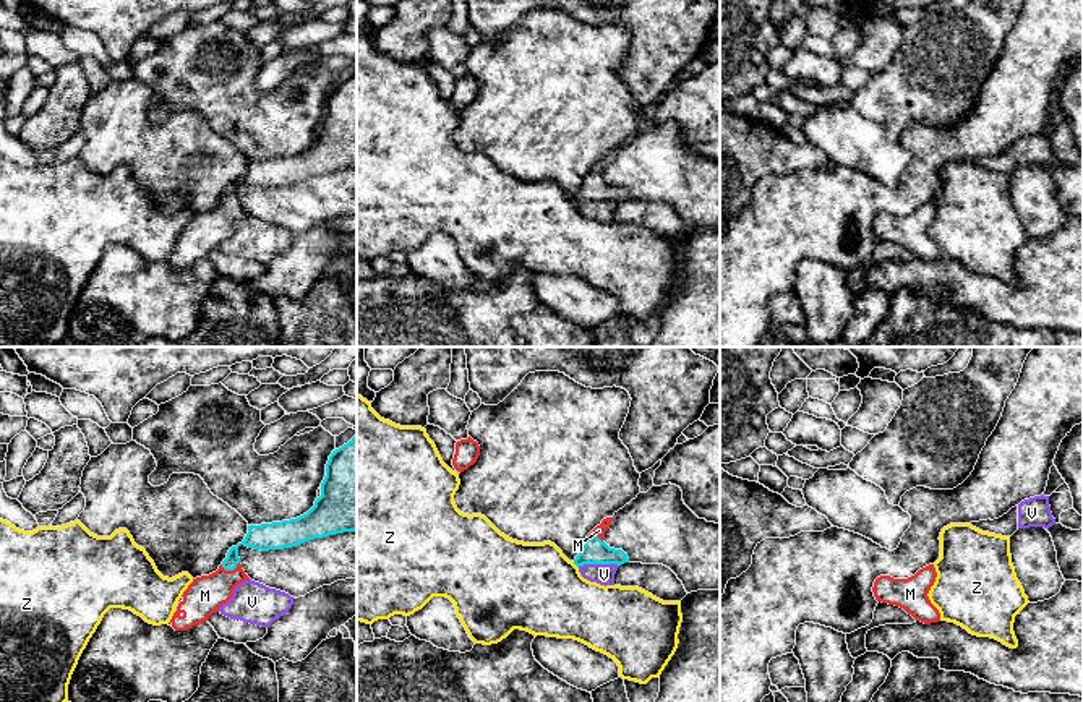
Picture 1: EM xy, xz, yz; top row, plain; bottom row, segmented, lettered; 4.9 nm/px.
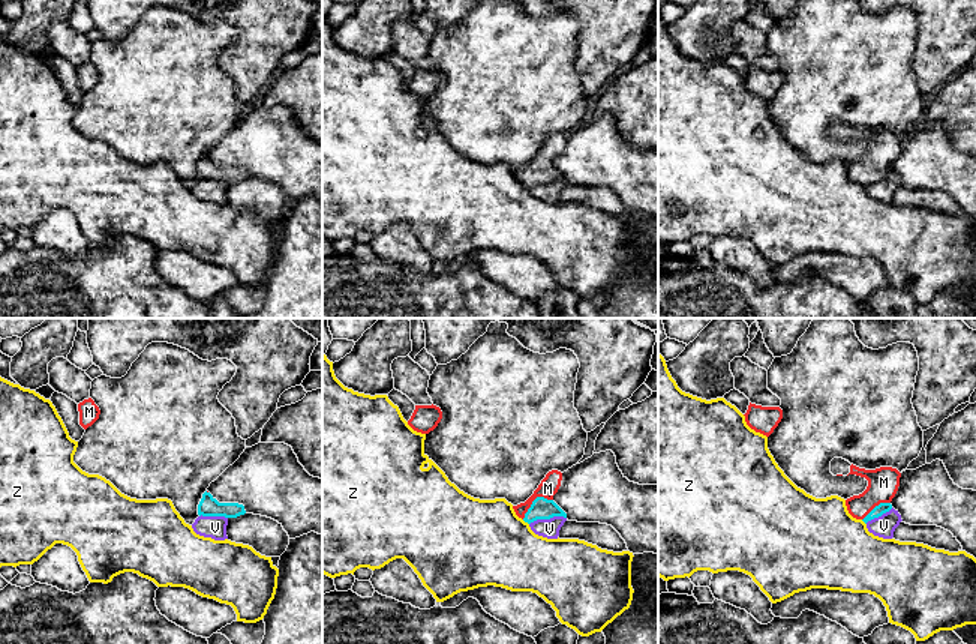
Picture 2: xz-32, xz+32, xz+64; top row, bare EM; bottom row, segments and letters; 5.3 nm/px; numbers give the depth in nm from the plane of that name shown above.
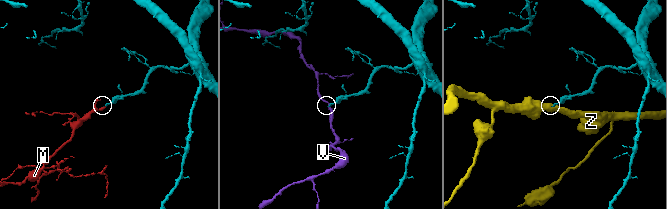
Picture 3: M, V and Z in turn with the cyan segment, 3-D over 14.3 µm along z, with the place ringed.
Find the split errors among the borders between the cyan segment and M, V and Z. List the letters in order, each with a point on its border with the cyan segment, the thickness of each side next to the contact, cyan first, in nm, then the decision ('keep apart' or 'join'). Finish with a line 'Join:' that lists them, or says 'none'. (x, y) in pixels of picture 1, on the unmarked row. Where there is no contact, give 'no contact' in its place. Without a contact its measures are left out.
M: meets cyan in xy at (231, 206); 140 nm thick on the cyan side, 190 nm on the other; join
V: meets cyan in xz at (597, 200); 130 nm thick on the cyan side, 110 nm on the other; keep apart
Z: meets cyan in xz at (576, 201); 130 nm thick on the cyan side, 440 nm on the other; keep apart
Join: M

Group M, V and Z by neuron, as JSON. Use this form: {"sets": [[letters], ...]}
{"sets": [["M"], ["V"], ["Z"]]}

